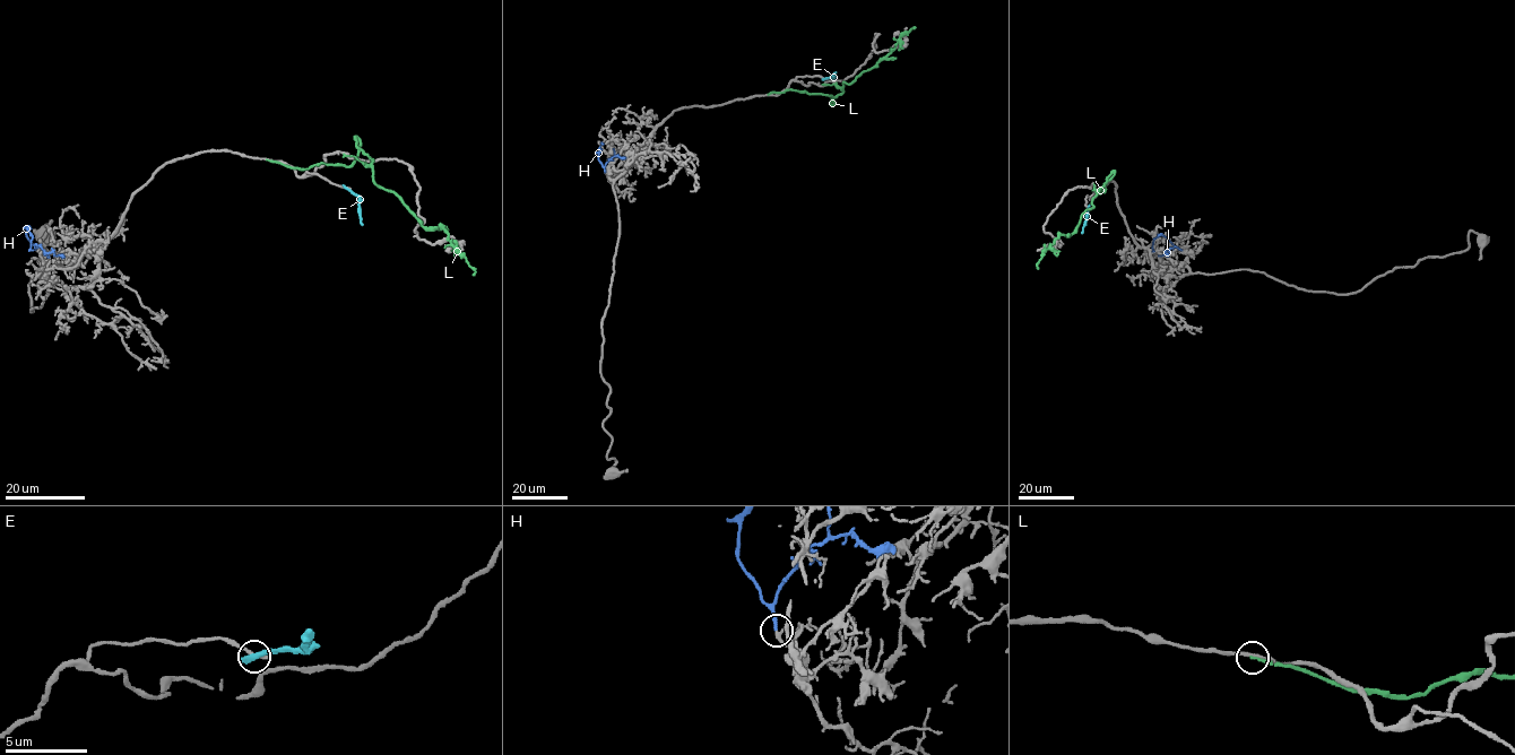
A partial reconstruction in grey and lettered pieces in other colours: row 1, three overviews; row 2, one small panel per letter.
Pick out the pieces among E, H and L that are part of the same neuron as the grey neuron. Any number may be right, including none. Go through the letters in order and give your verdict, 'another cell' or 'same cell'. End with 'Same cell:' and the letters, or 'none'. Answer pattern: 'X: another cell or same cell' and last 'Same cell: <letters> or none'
E: another cell
H: same cell
L: another cell
Same cell: H

